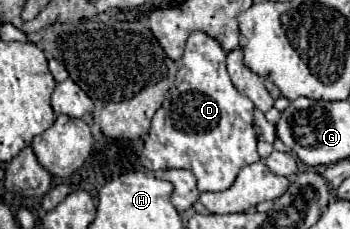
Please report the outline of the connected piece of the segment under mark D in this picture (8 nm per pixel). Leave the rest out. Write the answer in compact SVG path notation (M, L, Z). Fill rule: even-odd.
M196 31L188 37L178 77L160 111L166 111L164 129L154 129L152 119L140 155L140 163L146 169L188 169L198 181L198 191L224 191L234 183L244 165L260 161L252 127L254 105L236 91L226 71L226 51L206 33Z

